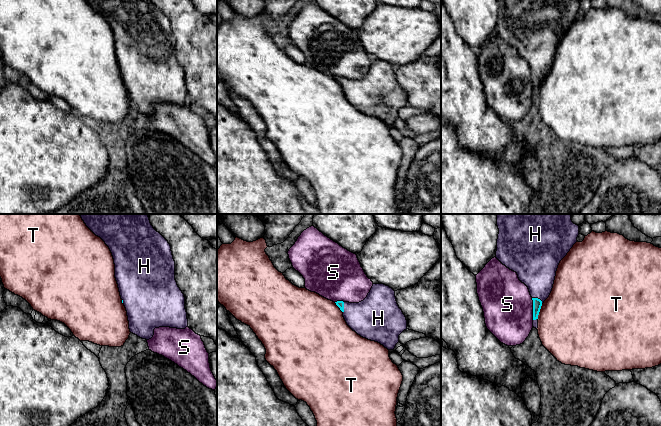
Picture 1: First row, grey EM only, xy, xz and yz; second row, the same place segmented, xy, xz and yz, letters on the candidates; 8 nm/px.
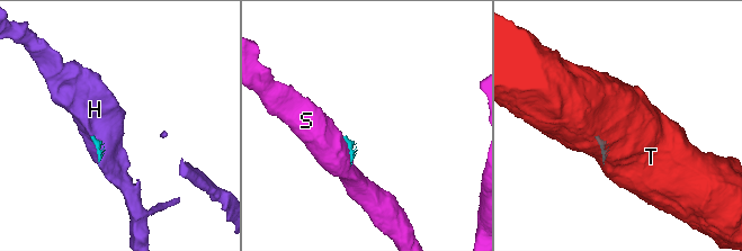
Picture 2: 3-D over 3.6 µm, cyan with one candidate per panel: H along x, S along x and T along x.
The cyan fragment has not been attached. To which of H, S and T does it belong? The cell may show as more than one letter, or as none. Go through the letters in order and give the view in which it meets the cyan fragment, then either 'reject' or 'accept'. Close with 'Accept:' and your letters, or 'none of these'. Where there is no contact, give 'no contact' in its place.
H: contact in yz; accept
S: contact in yz; reject
T: contact in yz; reject
Accept: H

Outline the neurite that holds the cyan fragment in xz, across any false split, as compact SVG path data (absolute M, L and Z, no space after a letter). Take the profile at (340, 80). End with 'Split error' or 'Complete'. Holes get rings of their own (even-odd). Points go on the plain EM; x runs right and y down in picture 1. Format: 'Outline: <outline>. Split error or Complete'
Outline: M373 60L367 73L359 79L343 77L335 79L353 107L363 114L380 119L388 126L394 126L399 118L399 111L407 105L407 96L397 80L395 67L384 60Z. Split error

